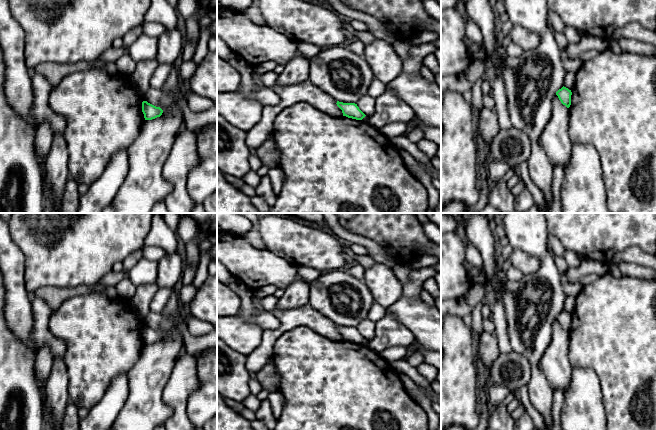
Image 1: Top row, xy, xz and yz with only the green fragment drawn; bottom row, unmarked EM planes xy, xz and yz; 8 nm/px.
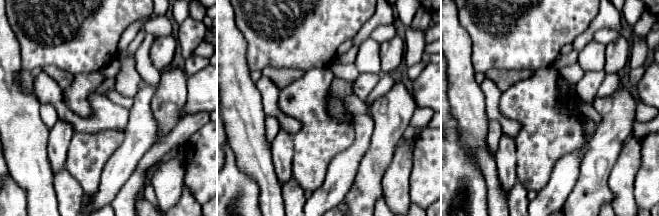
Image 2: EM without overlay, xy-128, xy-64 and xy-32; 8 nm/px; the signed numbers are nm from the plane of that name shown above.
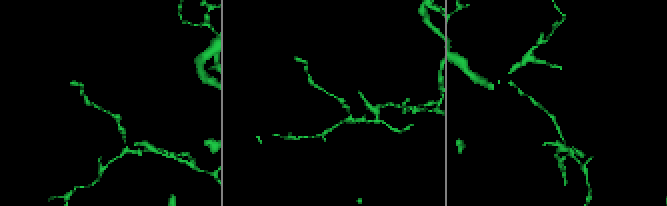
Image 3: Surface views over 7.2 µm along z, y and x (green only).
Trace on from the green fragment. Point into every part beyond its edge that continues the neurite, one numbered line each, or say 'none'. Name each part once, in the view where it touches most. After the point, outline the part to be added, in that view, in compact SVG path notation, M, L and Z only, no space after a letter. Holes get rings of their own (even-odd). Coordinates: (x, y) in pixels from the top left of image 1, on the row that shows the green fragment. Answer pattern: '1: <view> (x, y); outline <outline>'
none

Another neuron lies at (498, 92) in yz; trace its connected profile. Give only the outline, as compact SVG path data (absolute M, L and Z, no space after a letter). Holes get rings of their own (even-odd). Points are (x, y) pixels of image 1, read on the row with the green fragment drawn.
M489 70L489 76L492 84L491 95L495 101L495 110L498 115L499 126L501 129L509 129L511 127L511 121L503 79L495 70Z

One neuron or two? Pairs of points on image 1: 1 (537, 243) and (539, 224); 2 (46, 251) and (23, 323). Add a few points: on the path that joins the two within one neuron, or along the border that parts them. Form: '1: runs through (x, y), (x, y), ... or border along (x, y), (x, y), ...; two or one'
1: runs through (537, 238), (537, 229); one
2: border along (24, 267), (24, 286), (27, 291); two

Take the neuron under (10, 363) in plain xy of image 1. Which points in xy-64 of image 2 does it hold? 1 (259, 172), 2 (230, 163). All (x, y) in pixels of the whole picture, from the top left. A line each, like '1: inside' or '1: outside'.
1: outside
2: inside

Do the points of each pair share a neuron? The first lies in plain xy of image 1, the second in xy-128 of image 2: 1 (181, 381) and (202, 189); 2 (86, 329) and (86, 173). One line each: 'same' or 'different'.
1: different
2: same

